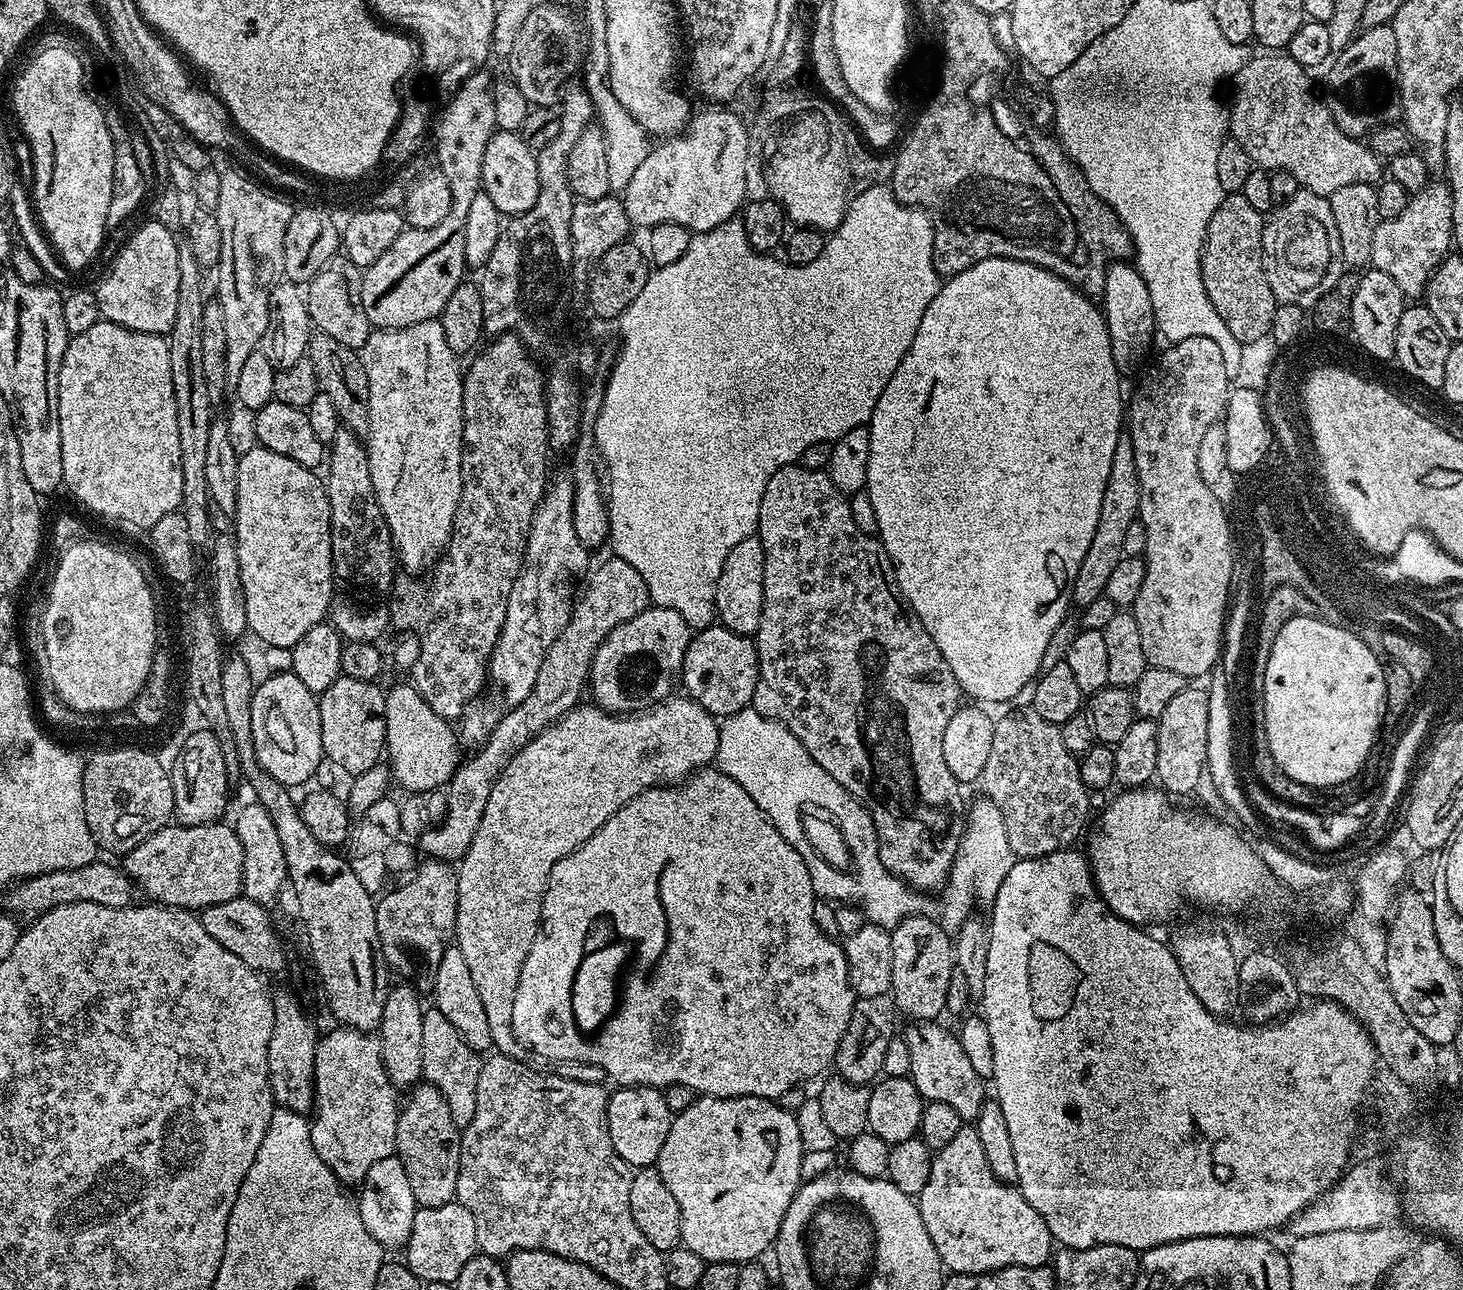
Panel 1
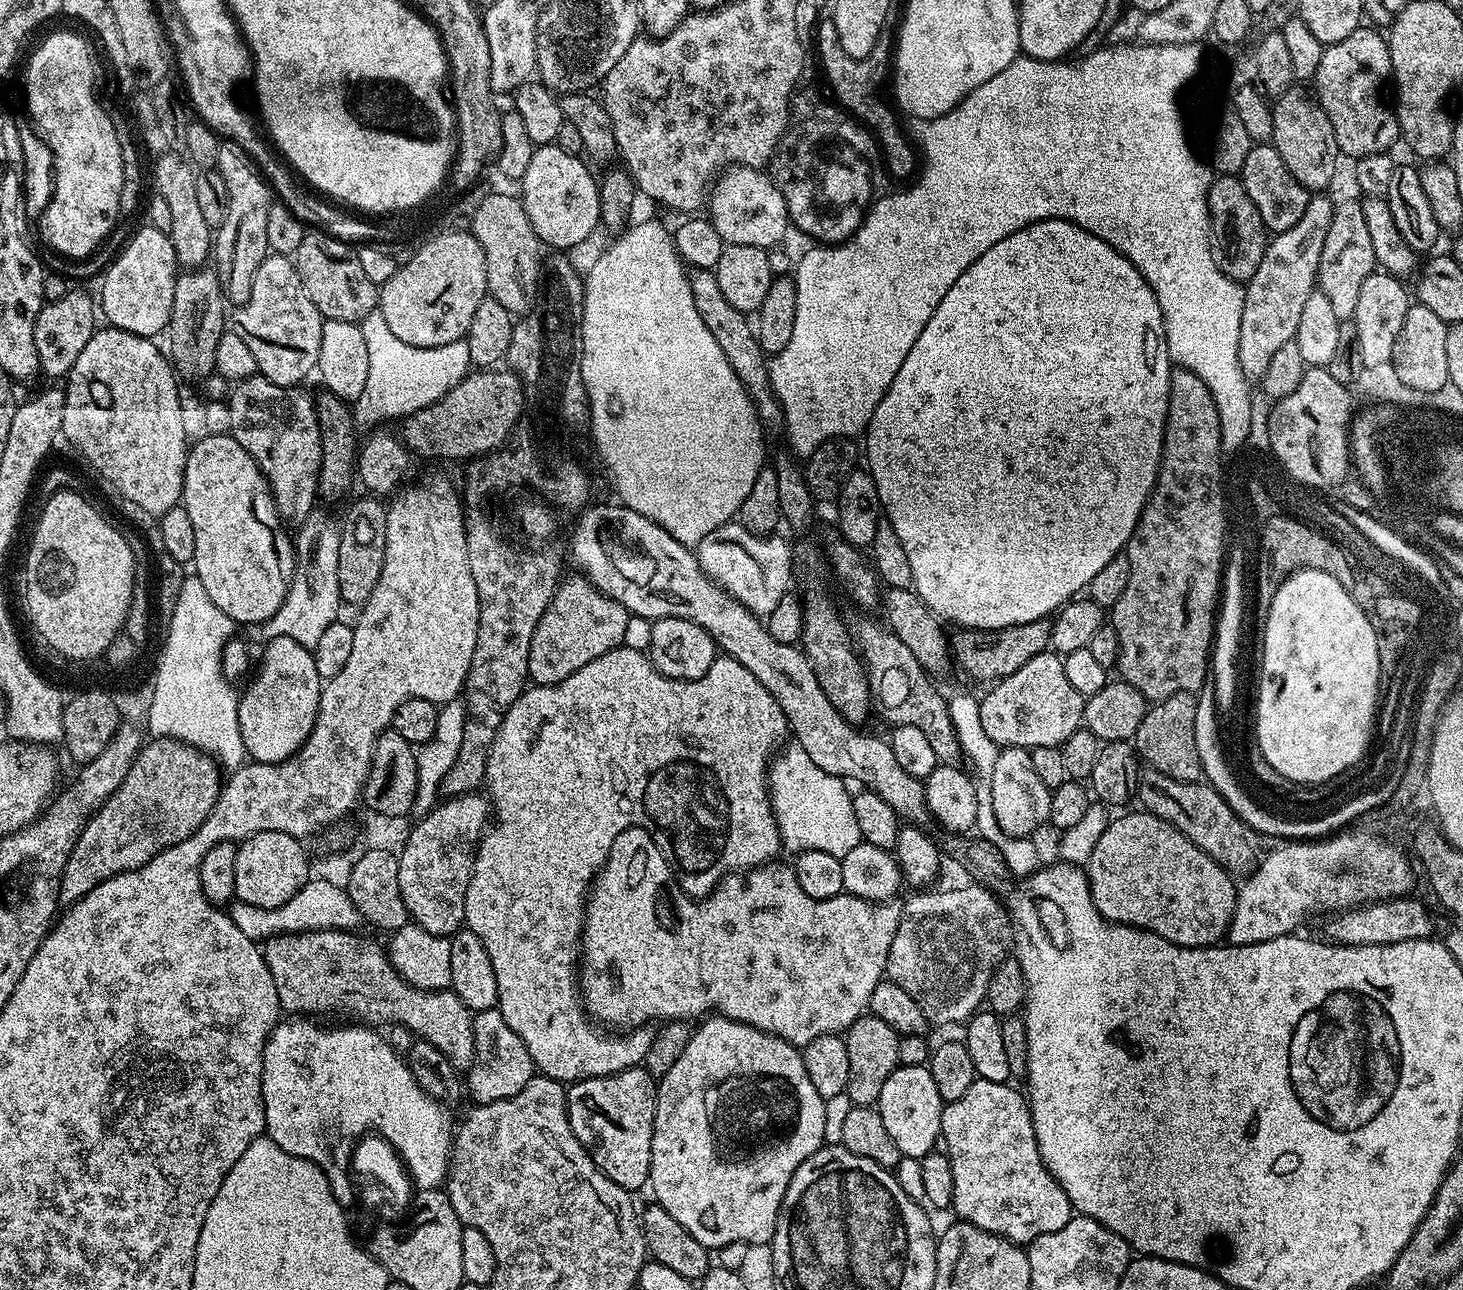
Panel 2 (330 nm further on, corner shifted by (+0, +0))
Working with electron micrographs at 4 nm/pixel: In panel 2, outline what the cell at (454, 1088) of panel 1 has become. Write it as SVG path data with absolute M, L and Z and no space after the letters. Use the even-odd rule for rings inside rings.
M499 1008L482 1010L472 1017L474 1026L474 1058L472 1065L466 1069L466 1092L473 1096L476 1104L498 1102L502 1098L510 1098L526 1086L534 1075L534 1065L530 1058L530 1050L526 1050L526 1042L506 1026L506 1018L502 1018Z

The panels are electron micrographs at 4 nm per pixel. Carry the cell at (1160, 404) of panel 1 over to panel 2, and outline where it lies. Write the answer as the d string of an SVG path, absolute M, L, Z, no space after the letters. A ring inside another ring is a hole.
M1177 367L1170 378L1170 398L1168 399L1168 417L1166 418L1166 430L1164 431L1164 453L1160 459L1160 486L1157 488L1156 499L1149 504L1148 510L1144 513L1143 524L1140 524L1139 531L1133 531L1128 540L1126 555L1130 562L1130 578L1126 582L1126 590L1122 590L1122 598L1110 610L1110 623L1118 634L1118 646L1120 647L1120 659L1118 661L1119 679L1125 680L1134 690L1138 690L1144 699L1149 702L1165 700L1179 692L1199 693L1205 687L1204 680L1207 674L1204 673L1204 654L1207 651L1209 625L1211 623L1212 597L1215 595L1216 577L1222 573L1222 565L1225 563L1226 552L1220 546L1221 536L1221 510L1220 498L1217 496L1216 478L1222 474L1220 467L1220 423L1218 422L1218 410L1214 406L1214 398L1198 378L1190 370Z

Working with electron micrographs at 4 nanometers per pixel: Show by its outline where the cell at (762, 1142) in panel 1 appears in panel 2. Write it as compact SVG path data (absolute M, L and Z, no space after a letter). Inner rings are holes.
M719 1014L709 1015L707 1018L699 1021L700 1029L697 1027L692 1033L690 1042L686 1042L686 1050L682 1050L682 1054L678 1057L678 1062L674 1062L674 1066L670 1066L670 1070L666 1070L664 1076L659 1077L656 1085L656 1113L654 1114L654 1134L652 1135L652 1165L650 1166L650 1189L654 1195L655 1203L662 1205L670 1214L674 1214L674 1218L678 1218L678 1222L682 1222L682 1226L686 1226L686 1230L695 1238L702 1247L709 1250L719 1250L722 1246L726 1246L730 1242L746 1242L750 1246L756 1244L767 1245L772 1239L776 1223L778 1222L778 1214L780 1207L784 1201L786 1190L790 1186L790 1178L794 1178L794 1170L798 1170L798 1166L802 1166L802 1162L806 1162L806 1158L810 1158L819 1150L825 1147L824 1131L826 1130L826 1106L824 1099L818 1094L818 1090L814 1090L813 1084L810 1082L810 1074L806 1074L806 1062L804 1061L804 1053L797 1045L786 1042L782 1037L775 1036L769 1032L758 1030L749 1024L743 1024L737 1020L731 1020Z

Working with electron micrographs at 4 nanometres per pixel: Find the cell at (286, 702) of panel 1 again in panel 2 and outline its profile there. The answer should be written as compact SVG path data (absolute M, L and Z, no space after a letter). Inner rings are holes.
M279 636L268 640L265 645L256 677L249 682L248 689L239 693L238 726L242 730L244 751L255 763L277 764L294 755L306 742L310 730L314 730L322 681L311 651L294 642L294 638Z

